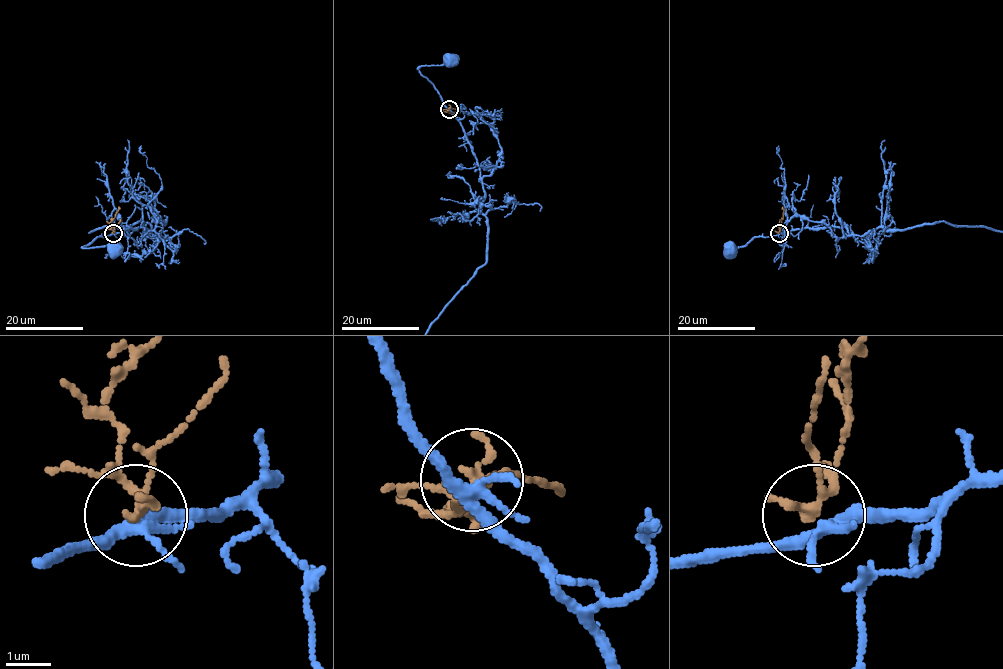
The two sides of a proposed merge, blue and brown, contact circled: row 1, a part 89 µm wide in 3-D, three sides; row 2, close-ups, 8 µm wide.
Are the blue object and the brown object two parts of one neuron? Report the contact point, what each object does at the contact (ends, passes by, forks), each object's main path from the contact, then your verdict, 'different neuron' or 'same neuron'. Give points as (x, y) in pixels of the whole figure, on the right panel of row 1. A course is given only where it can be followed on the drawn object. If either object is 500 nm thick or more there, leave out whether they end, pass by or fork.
place (779, 233); blue forks; brown forks; course blue (779, 233), (753, 237), (744, 245), (727, 245), (728, 248); course brown (778, 233), (782, 207); same neuron

